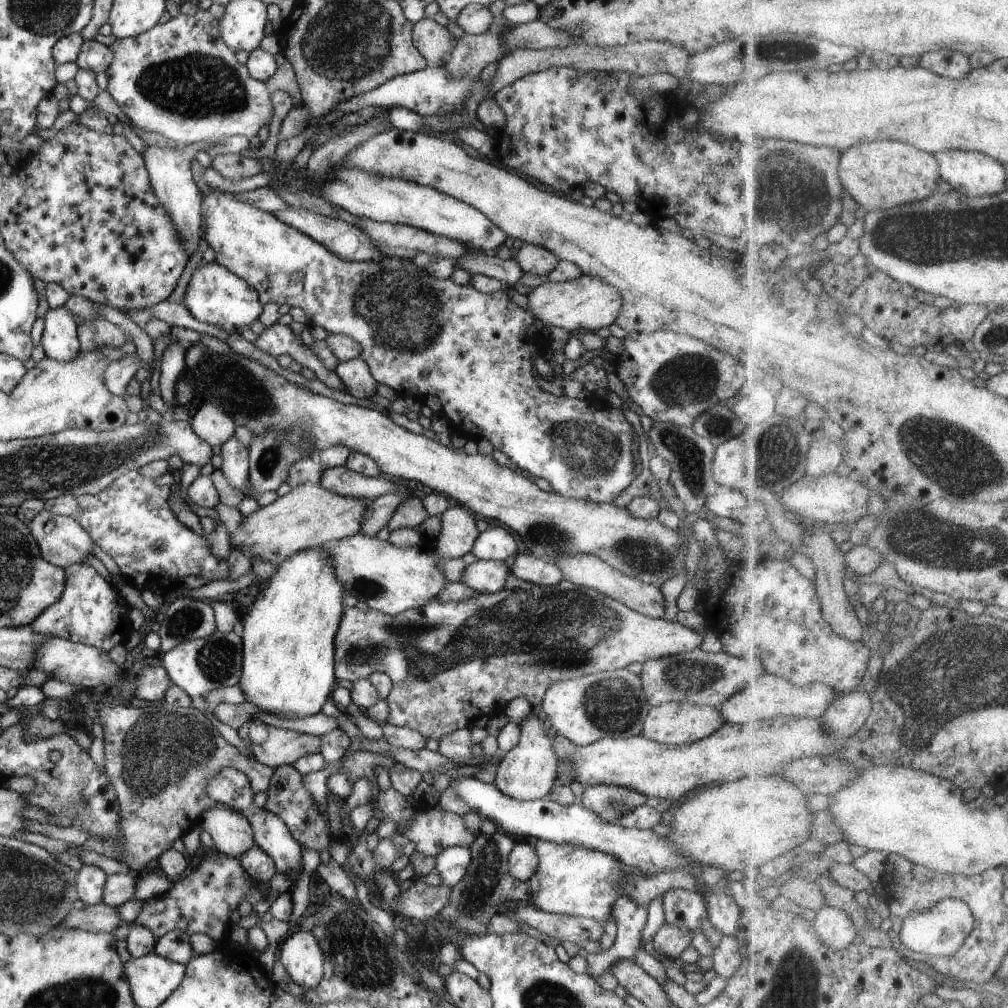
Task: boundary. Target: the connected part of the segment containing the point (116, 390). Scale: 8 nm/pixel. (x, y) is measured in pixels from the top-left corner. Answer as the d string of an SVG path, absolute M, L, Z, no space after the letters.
M136 352L125 354L121 360L110 362L106 372L104 372L104 384L106 384L106 388L112 394L124 397L128 383L144 365L144 362L140 360Z

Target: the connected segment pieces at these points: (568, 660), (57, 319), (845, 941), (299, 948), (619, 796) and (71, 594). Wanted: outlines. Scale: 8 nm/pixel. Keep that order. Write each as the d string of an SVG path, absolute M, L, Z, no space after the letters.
M564 580L560 584L556 584L556 586L536 586L535 584L521 581L520 587L504 589L498 594L479 593L477 596L463 601L450 601L447 603L434 601L430 602L430 604L424 604L420 608L406 610L406 612L396 616L387 615L370 608L362 611L357 607L346 607L344 612L342 612L340 626L334 641L334 672L338 681L350 680L353 683L356 680L368 678L373 672L386 673L390 677L393 687L386 698L389 715L385 722L392 726L398 726L398 728L411 728L416 730L416 732L420 732L425 739L434 738L434 740L438 741L440 738L444 738L446 734L452 734L452 732L458 729L468 729L468 726L472 726L477 719L483 716L490 720L493 717L503 717L504 708L515 698L526 698L532 704L532 707L538 706L543 701L546 690L554 683L588 676L588 674L591 675L597 672L626 669L627 666L634 662L644 664L650 658L660 660L660 658L666 658L666 656L676 656L676 654L690 652L702 644L707 633L710 631L710 626L707 623L703 632L697 632L678 621L666 620L663 617L653 619L648 615L638 614L638 612L630 610L628 606L620 604L620 602L609 596L604 596L604 594L593 588L576 586L570 581Z
M66 306L50 308L44 315L41 347L45 356L56 361L68 362L80 354L77 322Z
M826 904L818 912L815 926L822 940L834 950L842 950L850 946L860 934L854 918L846 910L830 904Z
M312 931L294 932L279 946L278 960L305 992L316 988L324 974L324 952Z
M598 784L598 786L585 786L579 802L586 807L586 810L594 811L594 814L603 819L613 821L646 804L646 796L624 786Z
M70 564L64 569L66 586L56 604L48 606L34 622L32 630L44 636L64 638L74 644L85 644L112 651L116 644L124 644L133 631L129 621L131 609L114 583L108 583L95 568L87 564Z

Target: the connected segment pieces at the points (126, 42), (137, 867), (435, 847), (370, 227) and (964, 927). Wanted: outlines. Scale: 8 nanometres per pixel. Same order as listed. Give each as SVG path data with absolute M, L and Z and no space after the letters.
M199 9L193 16L178 14L168 22L158 23L136 38L116 39L108 46L114 54L108 74L110 96L121 108L137 136L139 131L155 132L174 142L205 143L242 134L256 136L262 126L270 125L274 108L265 83L250 76L245 65L240 64L235 52L220 38L220 27L210 11Z
M164 700L144 708L99 704L97 711L103 726L105 773L120 804L120 832L108 844L106 854L126 863L136 875L172 847L174 840L199 826L204 810L226 807L214 802L206 792L206 782L222 768L243 772L254 794L268 792L274 769L240 754L193 706L170 706Z
M423 805L418 808L412 824L406 828L396 826L395 832L413 841L416 852L435 859L444 848L472 846L474 838L479 835L467 829L463 816Z
M367 218L358 220L358 228L370 236L372 244L387 257L398 257L406 262L411 261L417 254L424 253L434 258L453 258L458 259L468 253L468 246L460 244L452 238L440 236L440 234L432 234L432 232L416 228L414 226L397 225L392 223L372 222Z
M948 899L935 903L926 912L912 912L903 926L903 941L916 952L950 956L962 948L976 926L972 907L962 899Z

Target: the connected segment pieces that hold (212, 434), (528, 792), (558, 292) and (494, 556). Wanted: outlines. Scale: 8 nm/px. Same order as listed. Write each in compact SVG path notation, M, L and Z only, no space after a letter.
M205 402L190 420L190 426L196 436L211 447L222 446L235 436L234 418L212 402Z
M538 711L528 714L526 720L520 720L520 738L518 744L503 754L493 785L506 796L521 801L542 799L552 790L556 782L557 758L554 742L548 735L548 725Z
M580 275L580 278L564 283L546 281L534 289L525 290L528 310L534 318L546 326L559 326L568 332L596 333L604 326L614 323L622 310L620 290L596 276Z
M494 525L478 534L471 552L478 560L505 562L518 553L518 544L511 532Z

